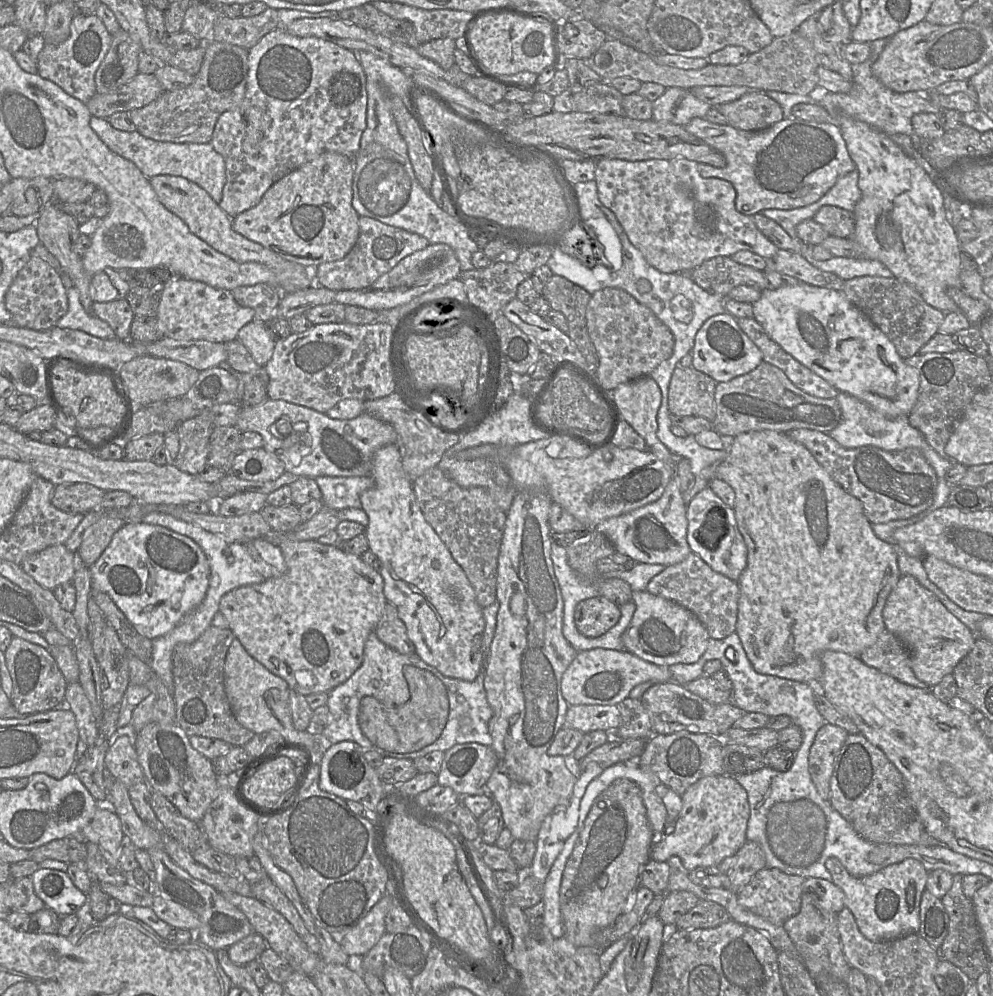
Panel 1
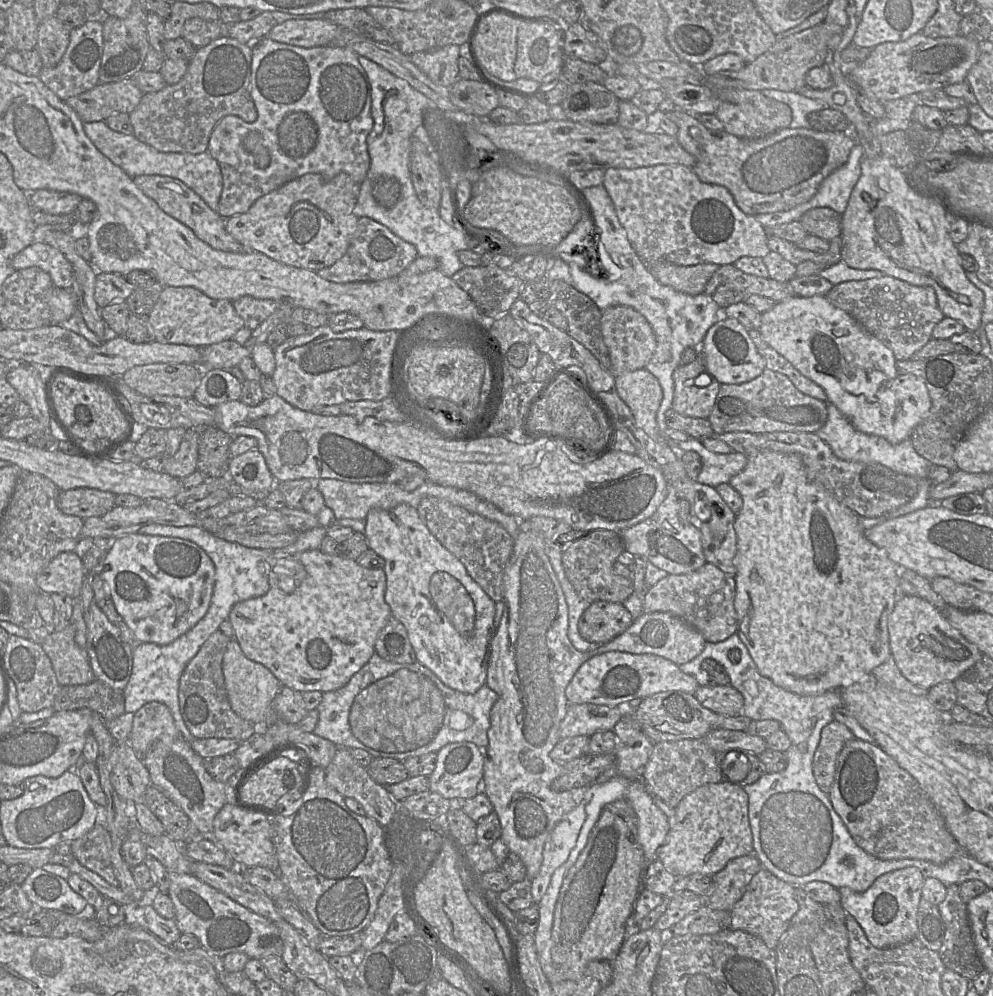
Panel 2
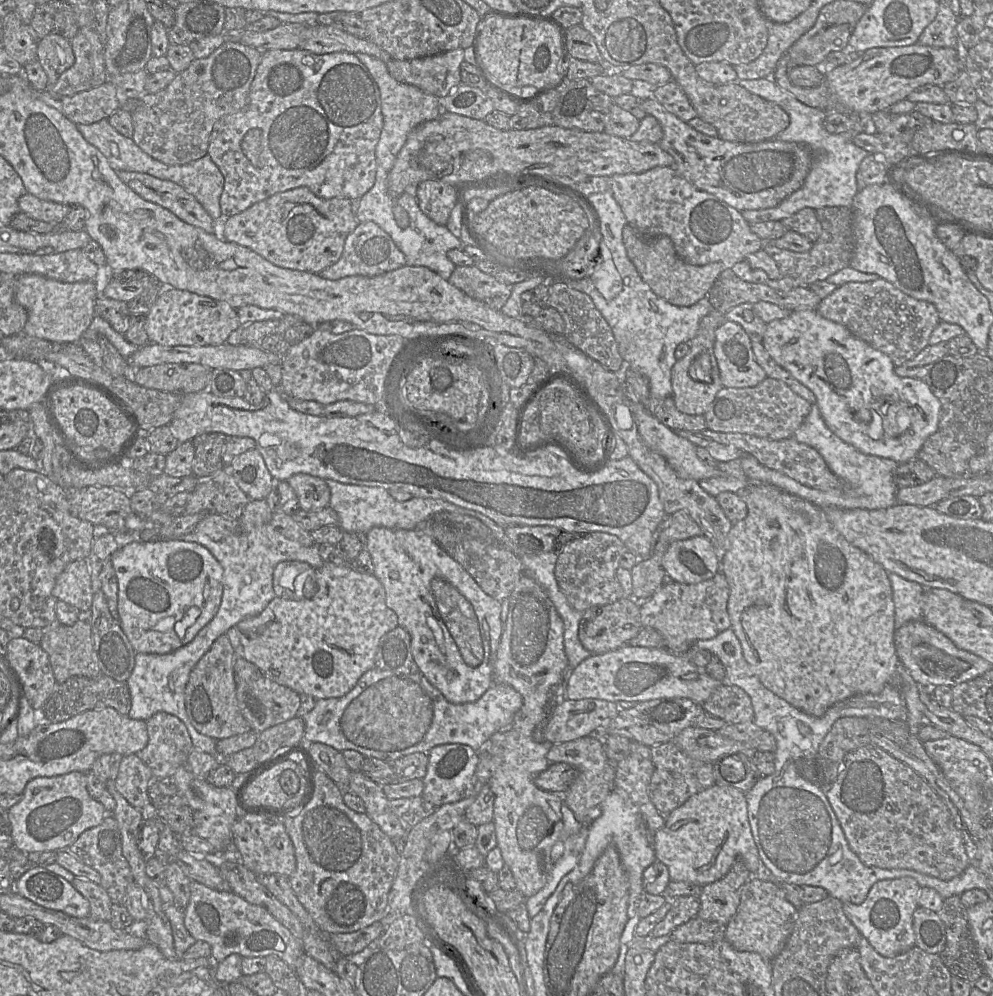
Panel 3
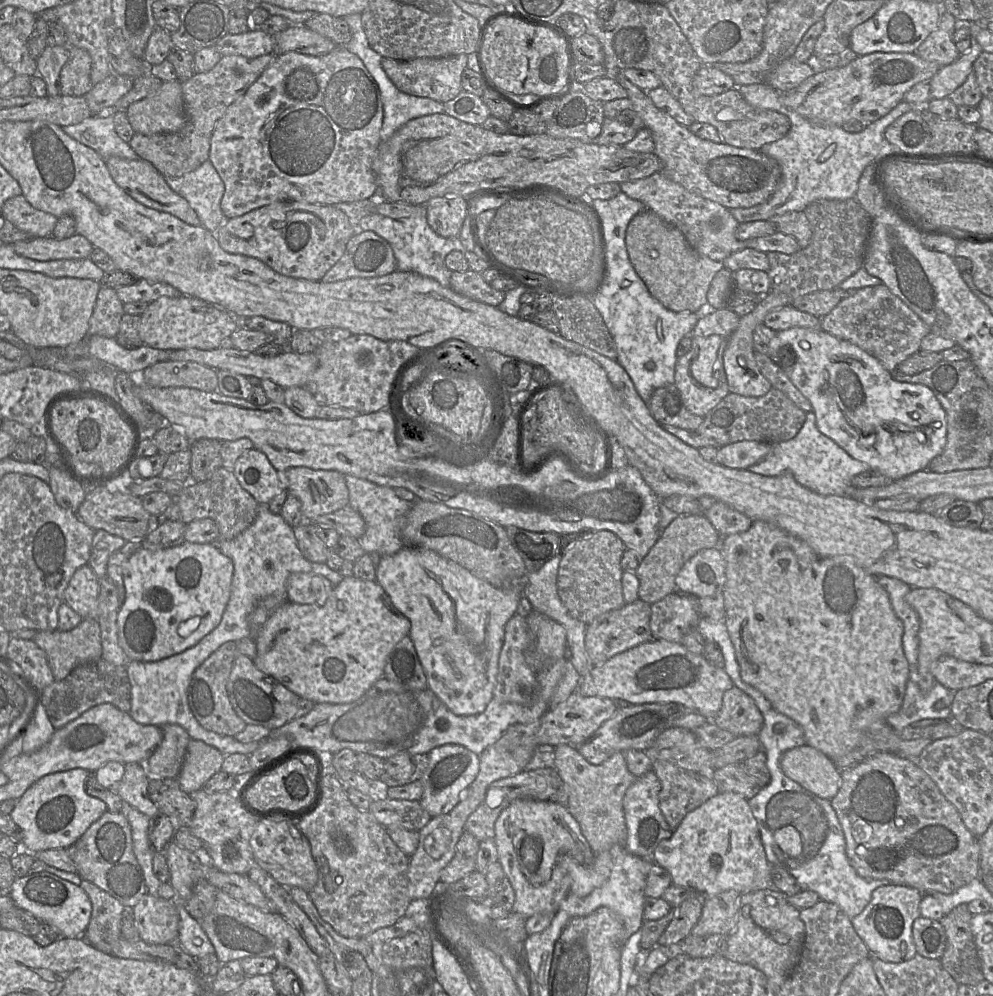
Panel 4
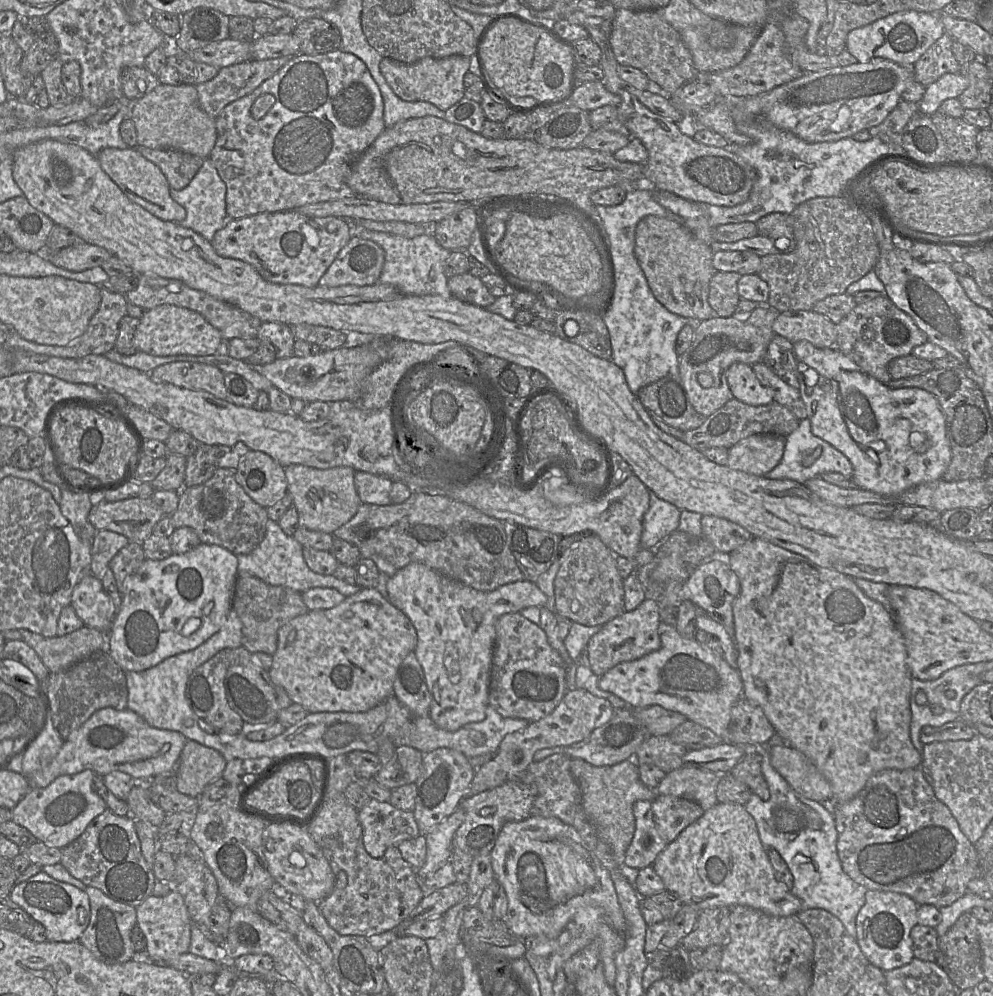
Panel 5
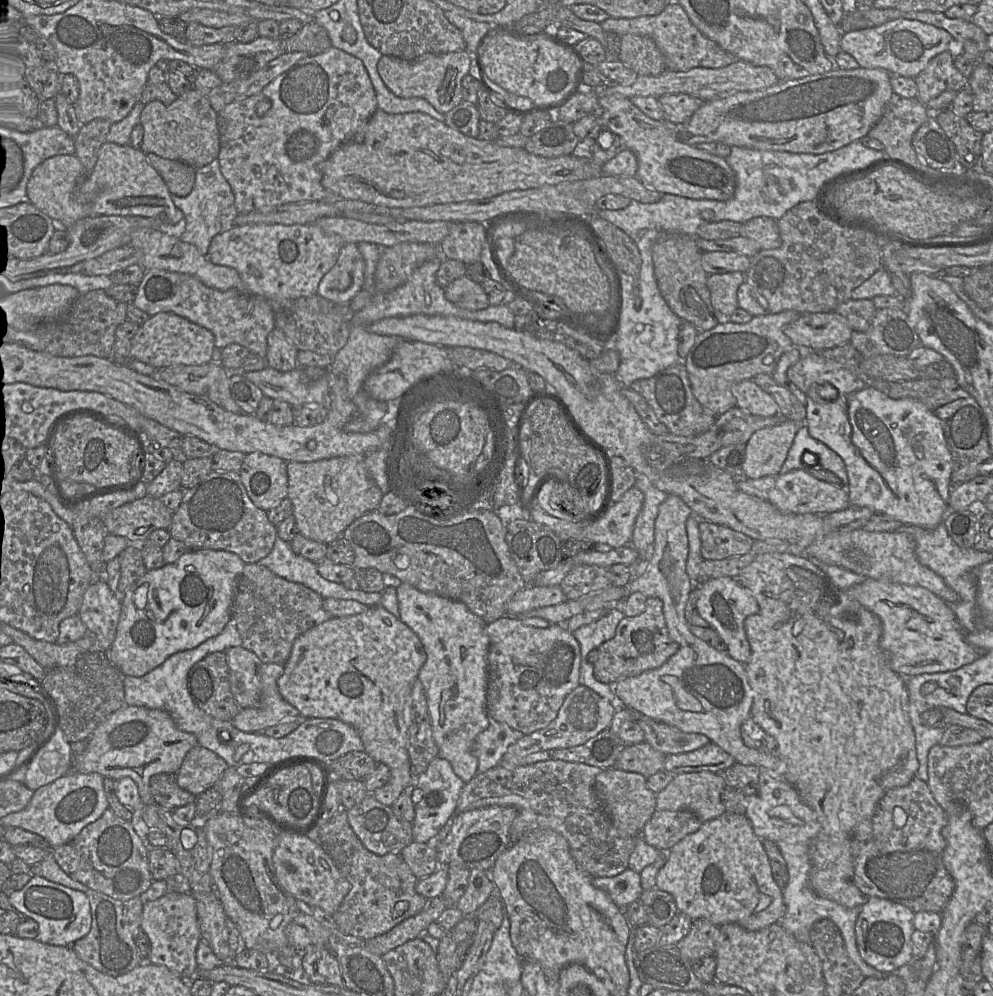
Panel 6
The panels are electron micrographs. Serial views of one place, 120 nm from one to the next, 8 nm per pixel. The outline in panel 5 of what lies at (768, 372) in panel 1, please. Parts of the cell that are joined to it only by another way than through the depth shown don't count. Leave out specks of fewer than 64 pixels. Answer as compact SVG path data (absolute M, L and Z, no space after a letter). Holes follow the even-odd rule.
M735 397L713 412L698 428L684 432L682 441L702 452L708 448L731 448L736 443L757 434L774 434L787 437L800 420L785 406L773 401L767 405L752 406Z

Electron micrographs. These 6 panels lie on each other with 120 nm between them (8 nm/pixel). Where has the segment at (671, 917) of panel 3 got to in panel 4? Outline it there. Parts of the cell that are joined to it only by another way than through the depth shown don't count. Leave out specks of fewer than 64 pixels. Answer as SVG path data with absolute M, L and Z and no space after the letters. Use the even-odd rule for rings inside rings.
M692 896L682 902L675 910L673 919L658 940L658 945L670 946L680 944L699 921L702 913L701 896Z

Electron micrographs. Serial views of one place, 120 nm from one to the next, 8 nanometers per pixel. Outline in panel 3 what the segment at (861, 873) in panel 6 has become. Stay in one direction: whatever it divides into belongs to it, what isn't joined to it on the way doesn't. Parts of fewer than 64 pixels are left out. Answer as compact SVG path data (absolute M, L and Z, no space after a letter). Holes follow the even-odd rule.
M876 745L847 754L826 796L850 849L866 866L910 869L949 881L970 865L963 836L942 798L911 767Z

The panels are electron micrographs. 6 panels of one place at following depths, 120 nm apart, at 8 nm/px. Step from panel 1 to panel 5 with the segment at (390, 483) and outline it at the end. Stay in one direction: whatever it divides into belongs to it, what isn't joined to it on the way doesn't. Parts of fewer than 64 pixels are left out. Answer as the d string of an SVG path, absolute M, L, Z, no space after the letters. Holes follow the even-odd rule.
M412 562L397 570L387 582L388 600L412 622L417 633L415 654L424 671L431 694L430 718L439 727L455 731L466 724L483 721L489 704L496 621L504 614L518 613L531 606L545 607L547 596L529 581L518 581L484 592L448 578L428 566Z

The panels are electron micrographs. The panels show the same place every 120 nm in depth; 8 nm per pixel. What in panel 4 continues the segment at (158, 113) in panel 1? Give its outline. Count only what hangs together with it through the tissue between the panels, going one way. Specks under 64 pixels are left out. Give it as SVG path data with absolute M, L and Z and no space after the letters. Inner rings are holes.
M274 54L255 58L246 58L241 55L222 56L208 72L195 73L188 80L181 82L187 116L186 127L177 133L150 136L134 133L129 142L131 148L140 159L150 162L164 177L178 178L194 171L208 160L210 138L216 122L223 116L226 109L259 78L274 57Z

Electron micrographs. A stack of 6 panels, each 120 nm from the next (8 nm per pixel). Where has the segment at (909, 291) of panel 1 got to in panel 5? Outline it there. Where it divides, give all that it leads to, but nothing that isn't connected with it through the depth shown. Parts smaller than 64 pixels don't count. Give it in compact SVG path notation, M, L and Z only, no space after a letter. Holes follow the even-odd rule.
M881 294L871 301L858 303L838 324L835 348L854 361L863 371L883 384L891 380L888 364L928 341L926 334L914 320Z

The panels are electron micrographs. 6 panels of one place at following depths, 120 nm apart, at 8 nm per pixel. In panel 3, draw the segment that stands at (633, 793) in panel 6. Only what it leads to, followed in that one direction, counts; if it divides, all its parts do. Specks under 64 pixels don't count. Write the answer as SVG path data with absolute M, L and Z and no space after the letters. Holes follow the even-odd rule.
M589 735L577 740L553 744L547 759L550 763L570 764L578 770L577 778L562 797L577 821L589 826L601 815L600 804L615 788L615 764L604 752L603 739L598 735Z

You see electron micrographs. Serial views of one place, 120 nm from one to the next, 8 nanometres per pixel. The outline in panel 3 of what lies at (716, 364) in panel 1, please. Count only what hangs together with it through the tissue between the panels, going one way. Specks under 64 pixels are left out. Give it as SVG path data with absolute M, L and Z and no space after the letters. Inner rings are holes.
M726 321L715 332L714 355L726 388L754 387L767 378L756 362L751 340L736 322Z

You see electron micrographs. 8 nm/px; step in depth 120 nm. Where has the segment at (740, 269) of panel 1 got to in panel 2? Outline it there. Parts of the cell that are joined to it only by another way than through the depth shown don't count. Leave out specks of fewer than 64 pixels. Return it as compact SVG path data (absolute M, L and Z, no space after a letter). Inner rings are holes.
M733 264L720 265L707 282L704 293L722 309L743 302L750 295L760 295L775 302L796 295L788 282L747 274Z

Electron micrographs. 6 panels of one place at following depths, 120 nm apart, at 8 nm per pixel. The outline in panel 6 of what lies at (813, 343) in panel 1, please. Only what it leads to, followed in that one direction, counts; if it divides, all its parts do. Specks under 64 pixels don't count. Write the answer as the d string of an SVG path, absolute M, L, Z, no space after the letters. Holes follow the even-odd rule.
M803 351L798 362L787 371L787 378L796 385L806 396L806 423L809 435L824 443L838 454L845 463L848 474L847 492L849 507L867 507L875 513L888 515L903 524L933 529L941 524L949 511L949 498L952 488L952 456L948 449L941 421L922 402L913 398L892 399L887 394L870 386L840 364L825 359L817 351Z

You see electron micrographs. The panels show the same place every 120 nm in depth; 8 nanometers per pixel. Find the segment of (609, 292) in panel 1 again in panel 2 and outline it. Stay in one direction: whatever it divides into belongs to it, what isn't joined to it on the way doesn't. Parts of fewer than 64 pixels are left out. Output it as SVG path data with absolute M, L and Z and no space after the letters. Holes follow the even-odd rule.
M612 306L602 311L601 333L610 354L609 372L617 377L622 373L645 368L652 358L657 342L649 322L630 306Z

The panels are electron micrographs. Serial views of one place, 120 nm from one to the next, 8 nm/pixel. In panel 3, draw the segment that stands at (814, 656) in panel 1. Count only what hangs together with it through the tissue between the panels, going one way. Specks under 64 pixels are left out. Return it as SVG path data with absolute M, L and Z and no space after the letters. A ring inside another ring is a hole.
M750 484L742 492L747 516L735 523L728 534L727 551L720 571L725 575L730 595L728 614L731 628L740 641L743 655L761 683L777 696L803 712L820 717L835 703L857 694L878 694L888 686L898 672L900 661L896 653L895 607L889 573L866 552L850 544L826 518L825 510L797 495L769 484Z

